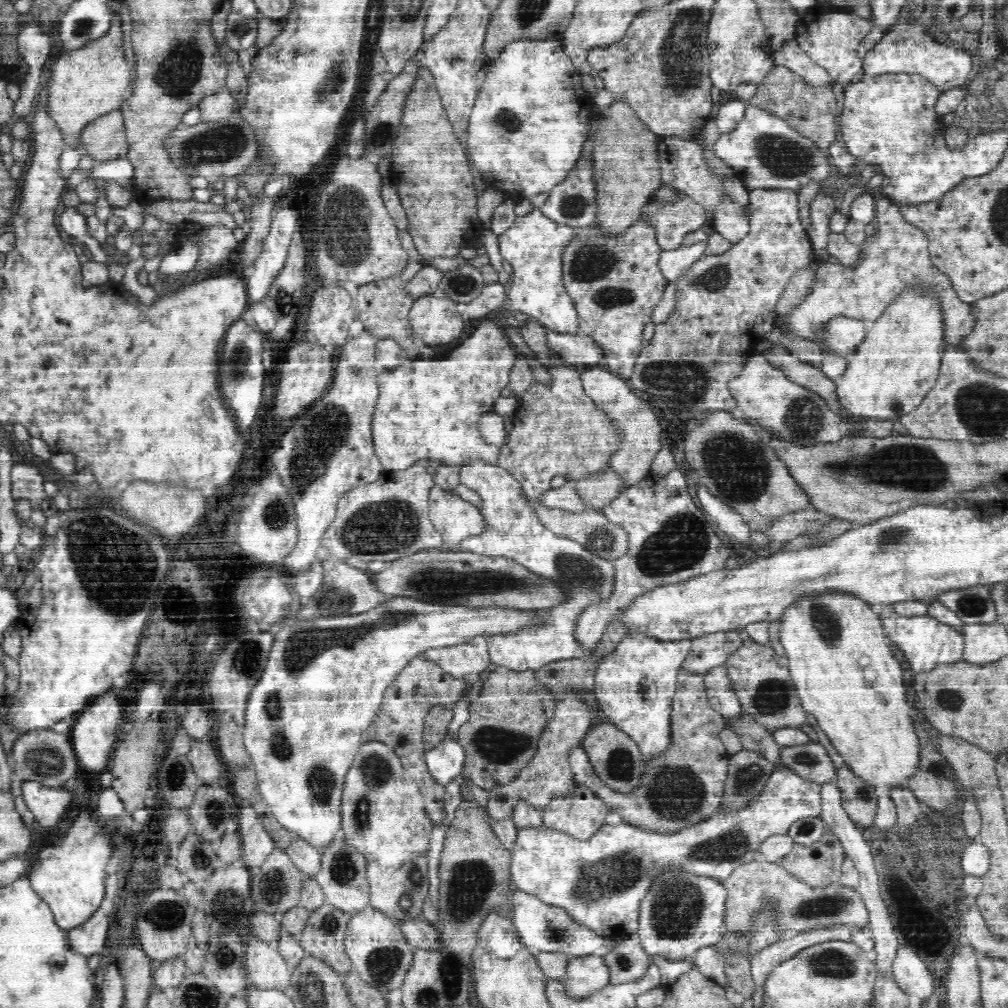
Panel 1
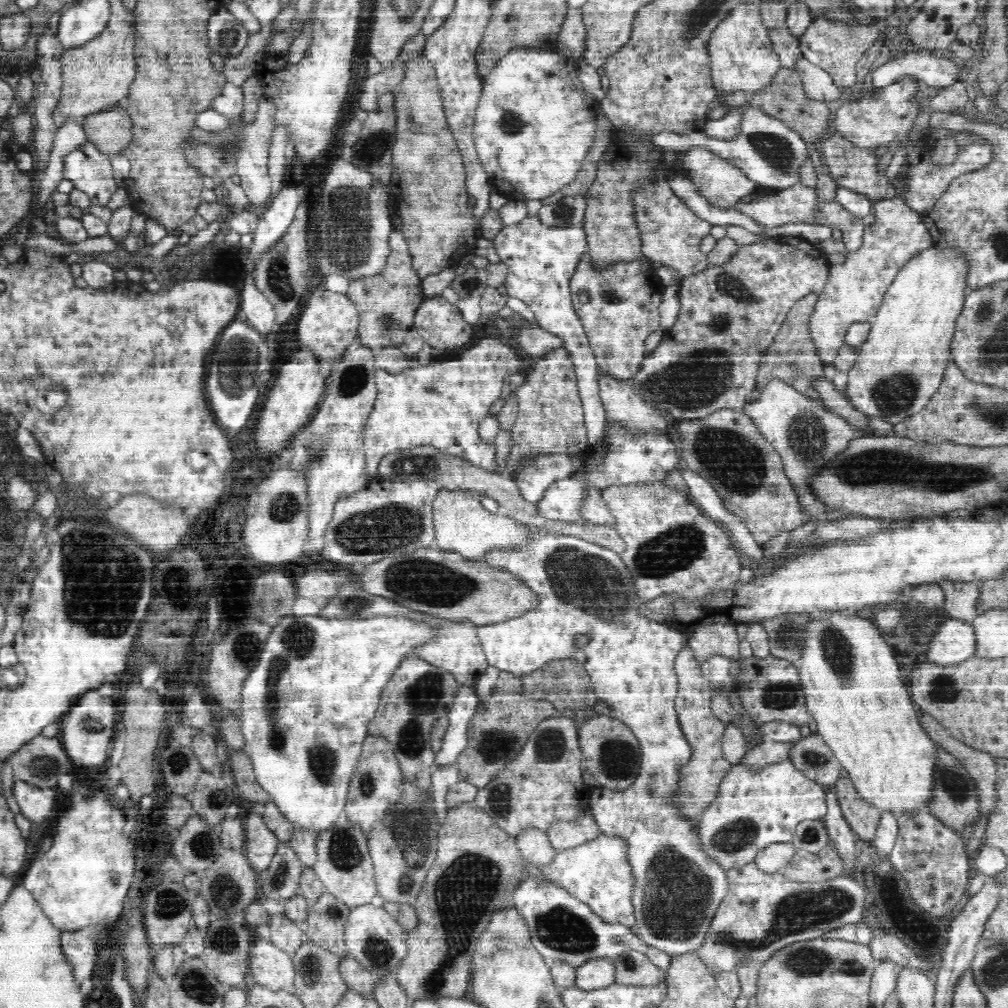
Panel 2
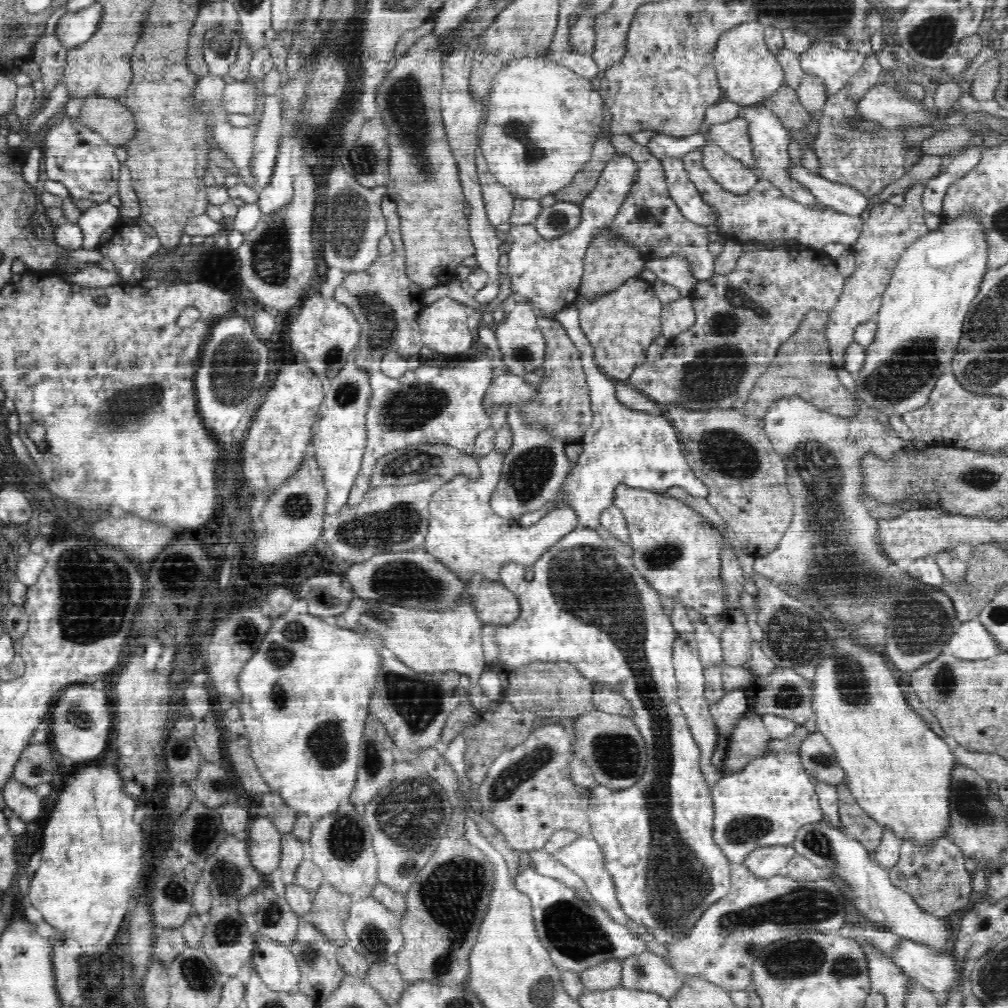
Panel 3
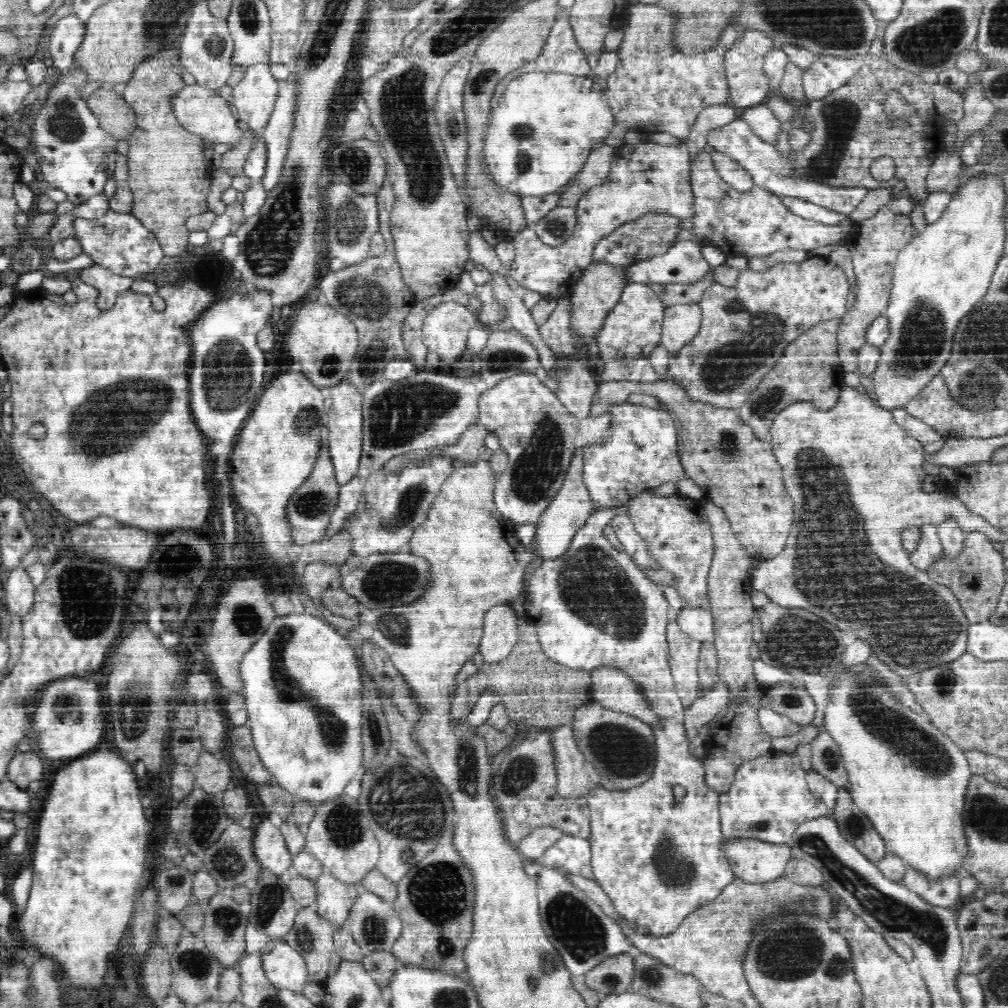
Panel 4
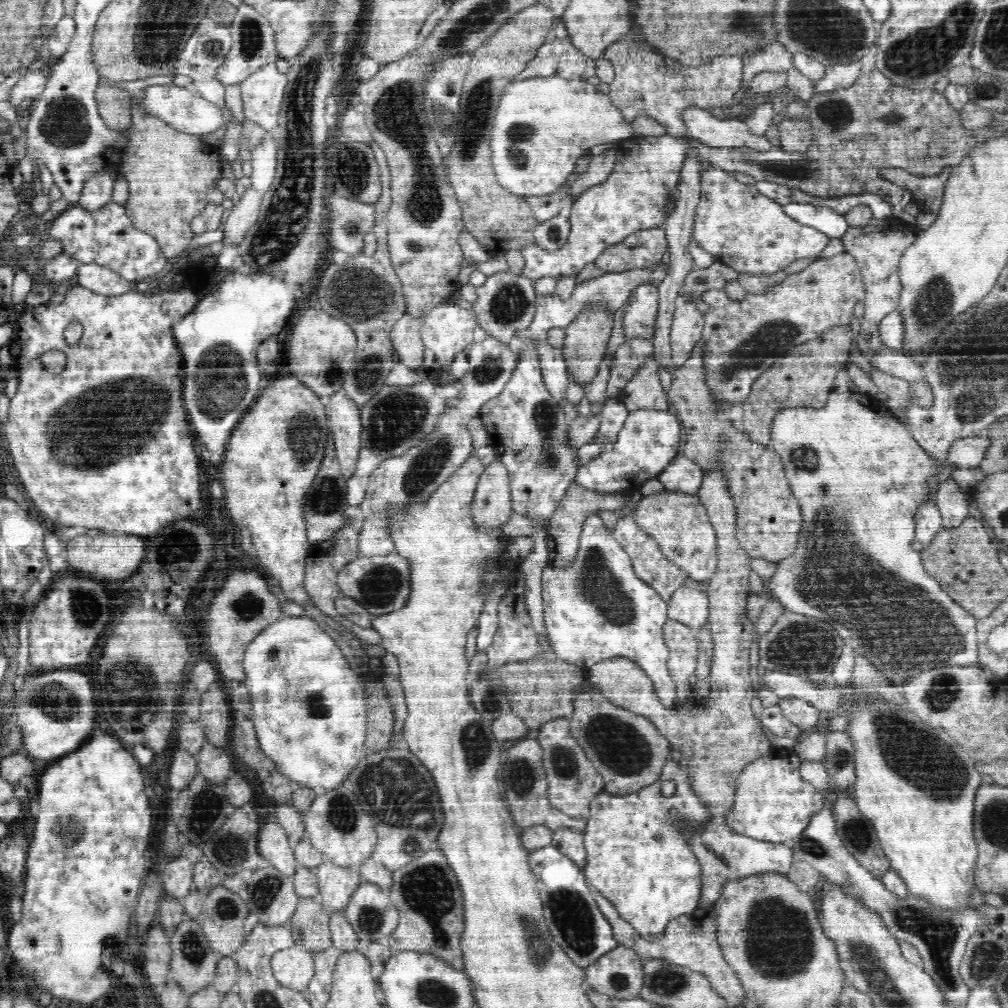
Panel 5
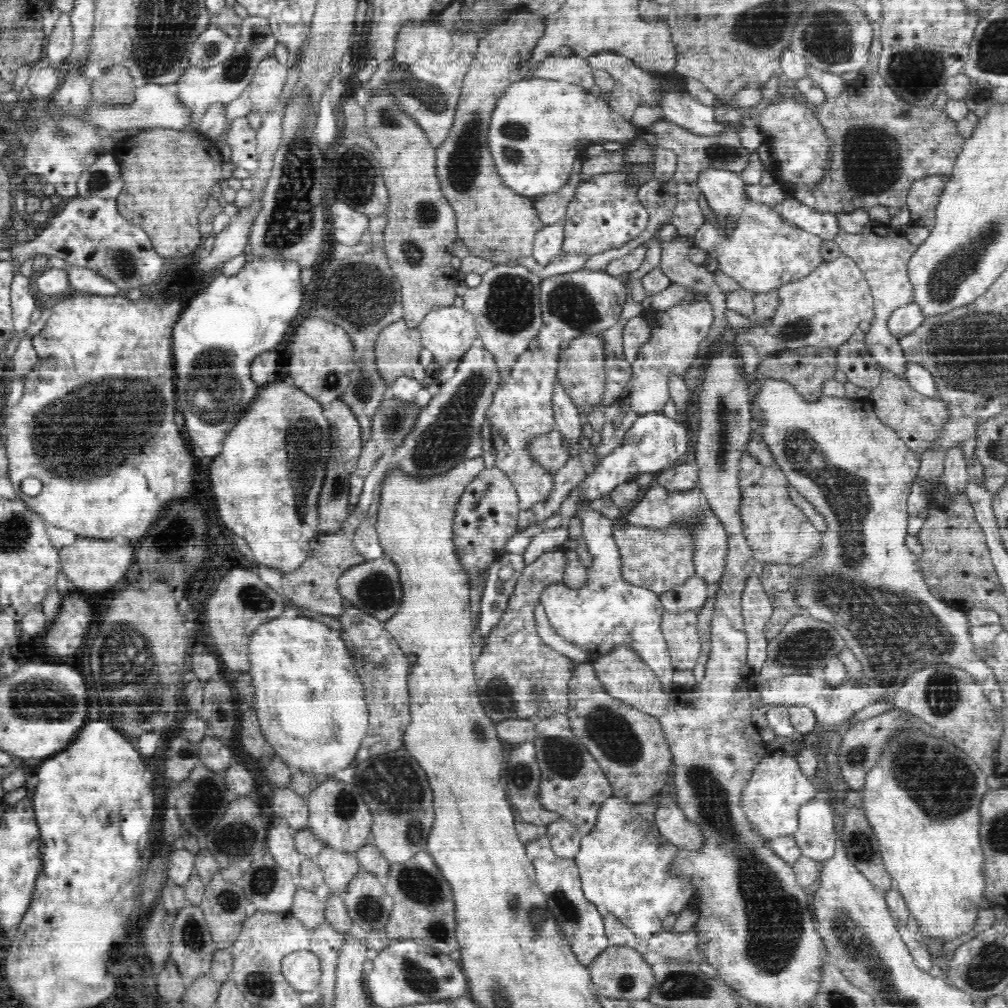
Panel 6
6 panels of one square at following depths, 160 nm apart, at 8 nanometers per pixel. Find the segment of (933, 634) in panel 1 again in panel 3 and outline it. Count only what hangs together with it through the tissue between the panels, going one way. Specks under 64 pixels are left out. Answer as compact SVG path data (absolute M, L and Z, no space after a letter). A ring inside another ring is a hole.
M978 619L958 624L948 646L952 656L965 661L984 660L1006 652L997 646Z

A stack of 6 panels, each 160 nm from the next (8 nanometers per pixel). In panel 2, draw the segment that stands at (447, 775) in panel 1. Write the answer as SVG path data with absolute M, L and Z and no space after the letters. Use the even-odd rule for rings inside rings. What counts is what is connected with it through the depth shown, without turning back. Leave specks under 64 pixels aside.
M461 685L448 710L449 724L442 740L442 746L435 753L434 767L447 767L457 762L458 755L468 744L468 726L480 702L476 691Z

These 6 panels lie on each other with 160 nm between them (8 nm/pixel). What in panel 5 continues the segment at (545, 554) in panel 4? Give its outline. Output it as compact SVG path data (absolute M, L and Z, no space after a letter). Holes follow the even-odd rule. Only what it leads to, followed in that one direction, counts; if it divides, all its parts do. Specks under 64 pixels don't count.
M573 482L566 490L566 495L561 499L558 509L549 520L548 549L549 565L551 567L566 568L571 565L576 558L580 536L585 520L592 514L599 513L600 510L618 511L627 506L632 499L632 495L622 494L597 494L592 490L586 490L579 483Z

